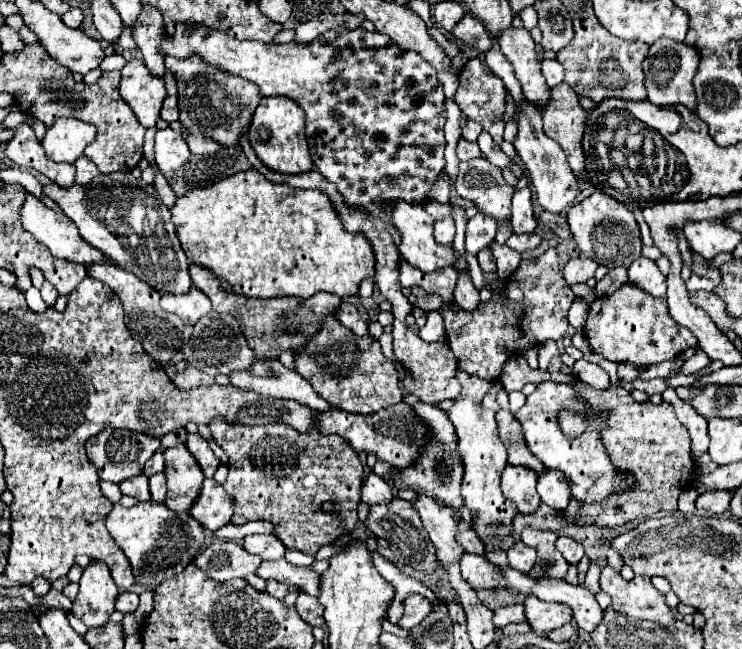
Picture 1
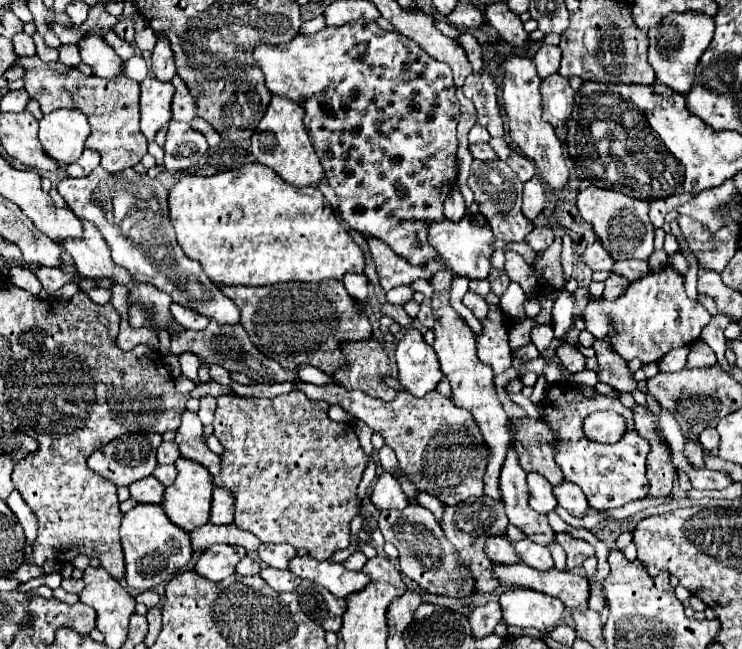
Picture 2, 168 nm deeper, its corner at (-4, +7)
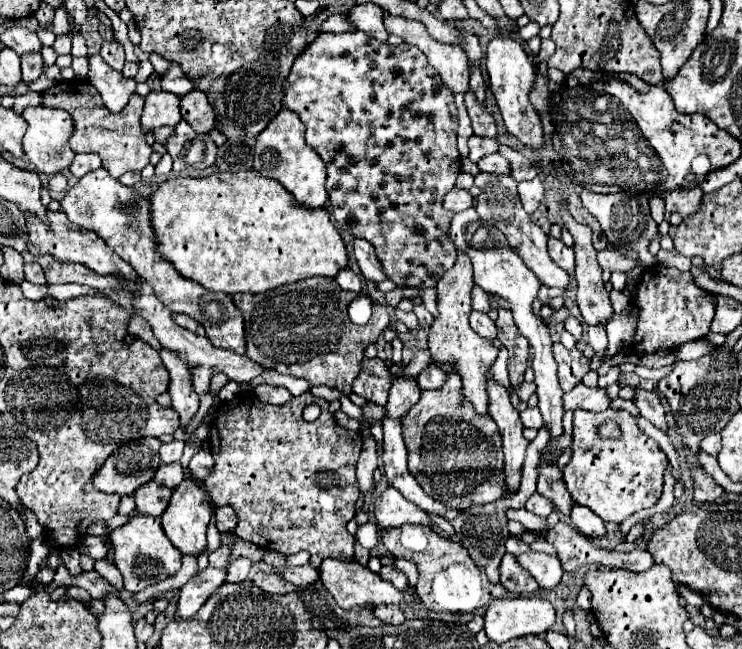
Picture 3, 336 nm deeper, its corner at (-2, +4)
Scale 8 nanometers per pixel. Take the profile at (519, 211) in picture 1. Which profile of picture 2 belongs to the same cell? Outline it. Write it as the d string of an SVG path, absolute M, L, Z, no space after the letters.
M533 177L525 183L523 189L523 215L527 215L533 221L543 211L543 205L545 205L545 187L537 177Z

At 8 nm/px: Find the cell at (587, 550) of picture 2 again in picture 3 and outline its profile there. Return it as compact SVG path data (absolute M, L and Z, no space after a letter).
M557 522L551 530L545 532L545 540L557 548L557 556L561 560L561 566L565 572L575 572L577 568L589 564L589 566L603 566L603 568L627 568L627 570L645 570L653 566L653 558L643 548L635 548L631 552L619 552L619 550L605 550L593 544L585 534L577 532L571 524L567 522Z

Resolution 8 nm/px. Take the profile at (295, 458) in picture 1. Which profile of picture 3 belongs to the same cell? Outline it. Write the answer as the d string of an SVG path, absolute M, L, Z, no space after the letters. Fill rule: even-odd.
M305 392L281 406L261 404L257 400L223 404L211 422L209 442L215 466L203 484L215 506L231 506L237 512L239 522L233 530L237 538L249 540L263 550L277 550L285 556L307 550L313 568L321 564L323 558L337 558L341 562L353 558L355 538L347 534L345 524L355 516L355 502L359 500L355 468L363 440L359 432L347 430L335 422L327 400ZM307 404L317 404L321 408L321 416L315 422L305 422L301 418Z

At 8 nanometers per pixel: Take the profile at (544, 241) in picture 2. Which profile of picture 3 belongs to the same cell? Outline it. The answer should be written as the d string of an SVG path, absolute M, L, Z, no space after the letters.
M549 238L547 248L549 248L551 260L553 260L559 268L563 268L563 270L567 270L567 272L571 274L573 268L575 268L575 254L573 254L573 248L567 248L567 246L565 246L561 240L557 240L557 238Z

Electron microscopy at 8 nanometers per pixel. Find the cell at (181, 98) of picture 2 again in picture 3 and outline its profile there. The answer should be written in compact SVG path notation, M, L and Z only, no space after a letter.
M191 90L181 96L181 116L195 132L209 132L215 126L215 114L201 90Z

